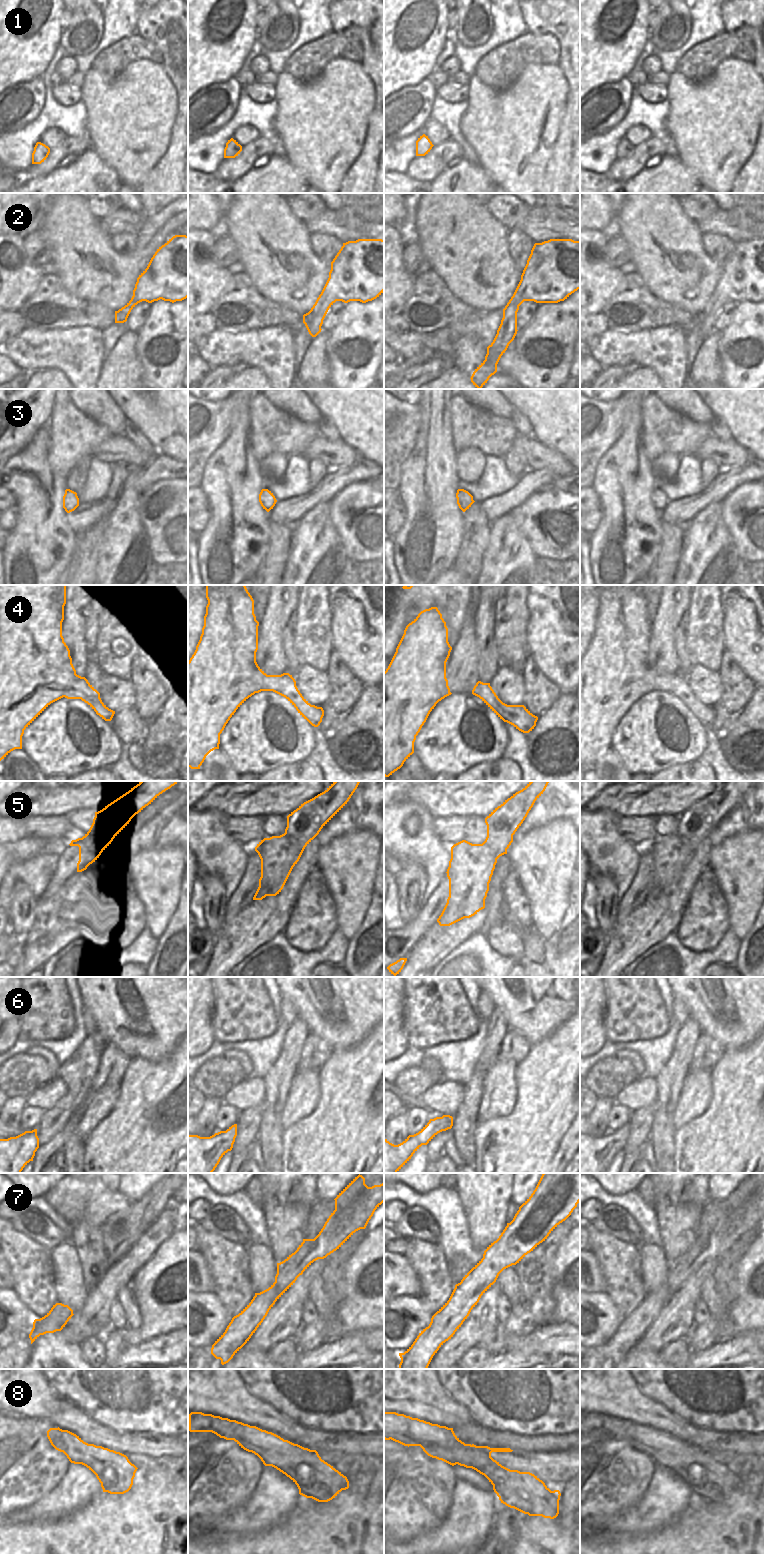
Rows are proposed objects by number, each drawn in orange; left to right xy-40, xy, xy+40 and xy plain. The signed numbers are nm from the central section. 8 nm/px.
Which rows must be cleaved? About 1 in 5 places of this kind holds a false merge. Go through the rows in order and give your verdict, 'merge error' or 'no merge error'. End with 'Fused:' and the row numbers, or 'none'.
1: no merge error
2: no merge error
3: no merge error
4: no merge error
5: no merge error
6: no merge error
7: no merge error
8: merge error
Fused: 8

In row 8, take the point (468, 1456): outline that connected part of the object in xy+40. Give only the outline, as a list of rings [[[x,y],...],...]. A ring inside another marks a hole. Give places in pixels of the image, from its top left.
[[[394,1440],[404,1446],[420,1446],[430,1457],[442,1460],[452,1466],[458,1464],[466,1468],[472,1468],[486,1476],[488,1472],[495,1470],[489,1457],[471,1444],[464,1444],[460,1448],[442,1448],[434,1444],[424,1444],[416,1440]]]

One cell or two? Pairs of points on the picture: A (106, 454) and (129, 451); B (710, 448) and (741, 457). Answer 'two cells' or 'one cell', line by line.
A: one cell
B: one cell

